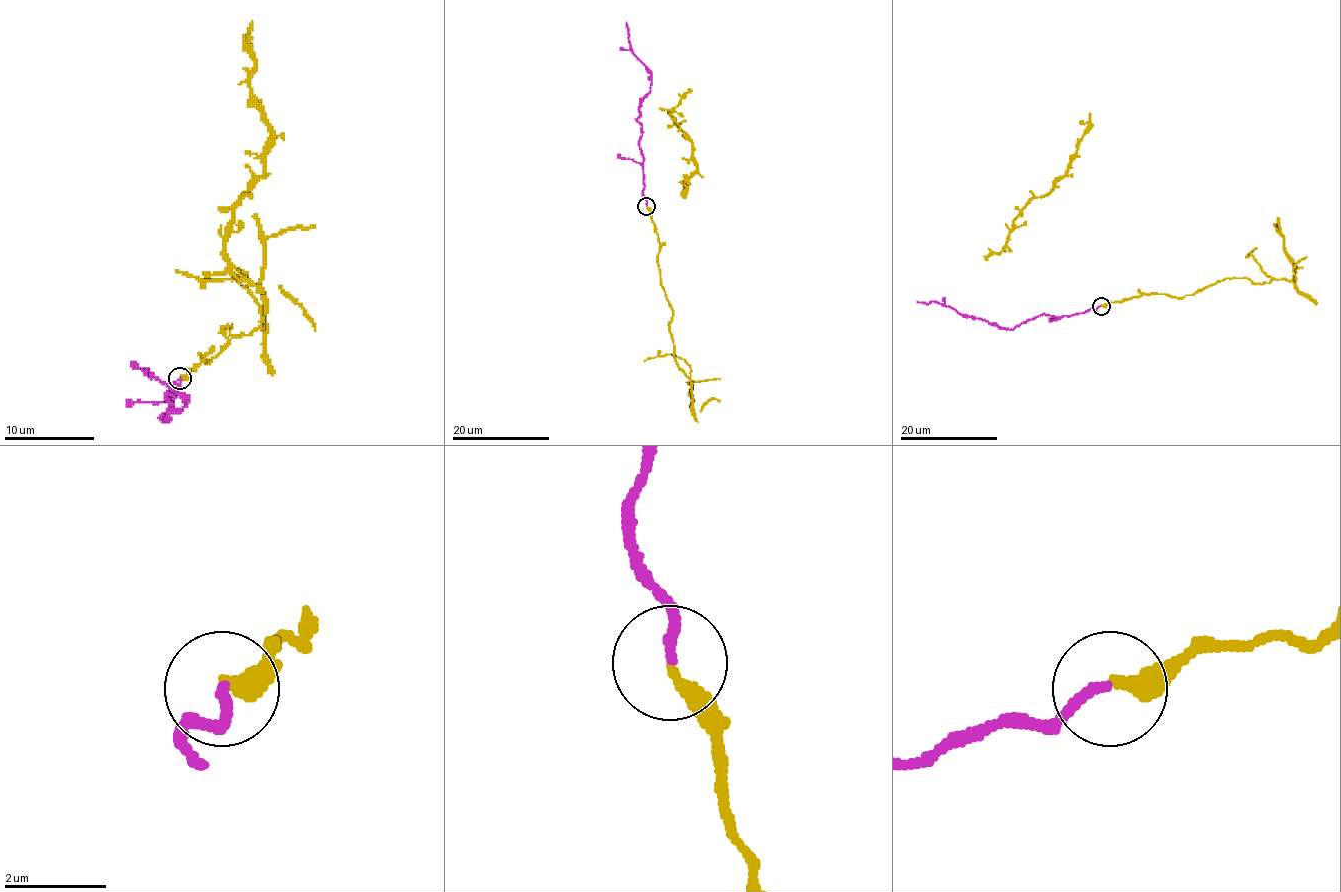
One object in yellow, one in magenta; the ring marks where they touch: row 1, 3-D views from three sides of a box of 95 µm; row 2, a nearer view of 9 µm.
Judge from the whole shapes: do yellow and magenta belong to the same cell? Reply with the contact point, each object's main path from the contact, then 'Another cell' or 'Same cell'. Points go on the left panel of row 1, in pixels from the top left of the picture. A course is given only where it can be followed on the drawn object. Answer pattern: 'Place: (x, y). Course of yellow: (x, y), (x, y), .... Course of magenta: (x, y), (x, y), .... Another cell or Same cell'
Place: (180, 378). Course of yellow: (180, 377), (200, 355), (209, 362), (227, 344), (223, 326), (236, 337), (263, 330), (263, 241), (315, 225). Course of magenta: (180, 377), (173, 386), (173, 397), (167, 395), (171, 411), (162, 418), (167, 420), (189, 400), (142, 368). Same cell

